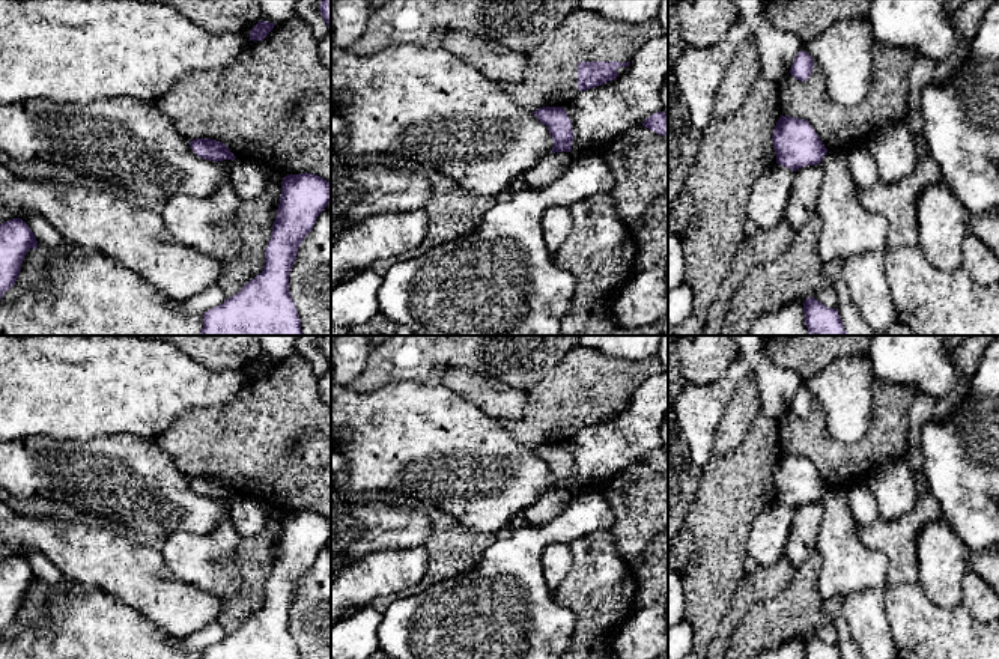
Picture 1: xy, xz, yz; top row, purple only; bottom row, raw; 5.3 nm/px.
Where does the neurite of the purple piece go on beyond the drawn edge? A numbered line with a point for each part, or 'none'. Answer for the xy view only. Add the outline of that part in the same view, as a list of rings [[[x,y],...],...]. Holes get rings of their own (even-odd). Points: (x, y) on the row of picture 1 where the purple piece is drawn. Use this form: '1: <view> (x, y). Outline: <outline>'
none

